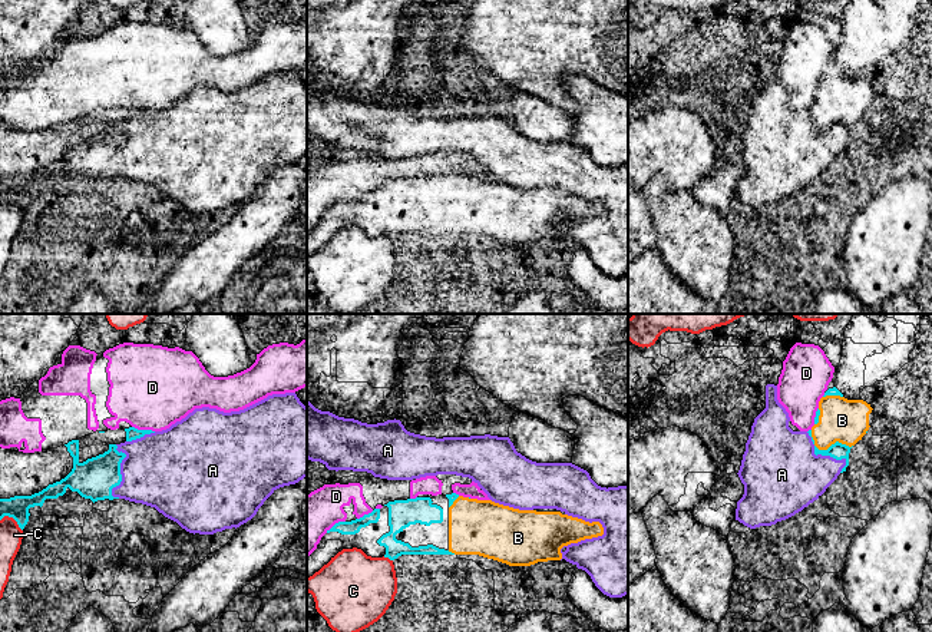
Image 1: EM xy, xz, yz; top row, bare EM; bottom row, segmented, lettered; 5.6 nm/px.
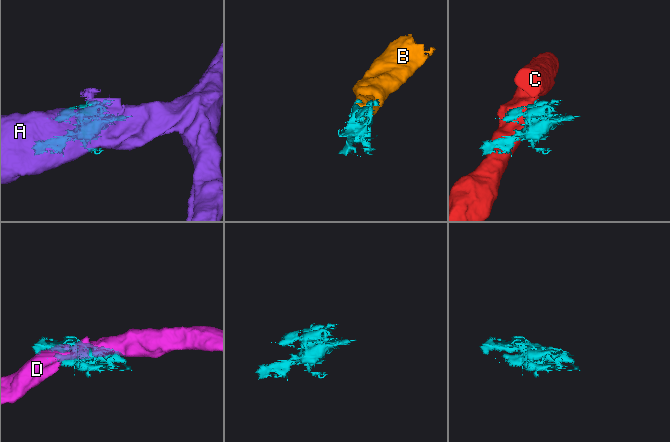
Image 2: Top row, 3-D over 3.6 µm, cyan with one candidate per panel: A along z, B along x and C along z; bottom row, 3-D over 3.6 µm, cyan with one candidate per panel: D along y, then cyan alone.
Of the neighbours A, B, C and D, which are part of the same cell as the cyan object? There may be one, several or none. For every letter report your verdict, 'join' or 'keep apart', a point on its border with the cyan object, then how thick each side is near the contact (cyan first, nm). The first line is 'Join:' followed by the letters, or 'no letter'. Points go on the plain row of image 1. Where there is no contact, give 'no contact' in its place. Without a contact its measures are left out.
Join: B
A: keep apart | yz (825, 133) | 90/400 nm
B: join | yz (828, 128) | 90/240 nm
C: keep apart | xy (13, 197) | 130/130 nm
D: keep apart | xy (144, 109) | 70/480 nm

